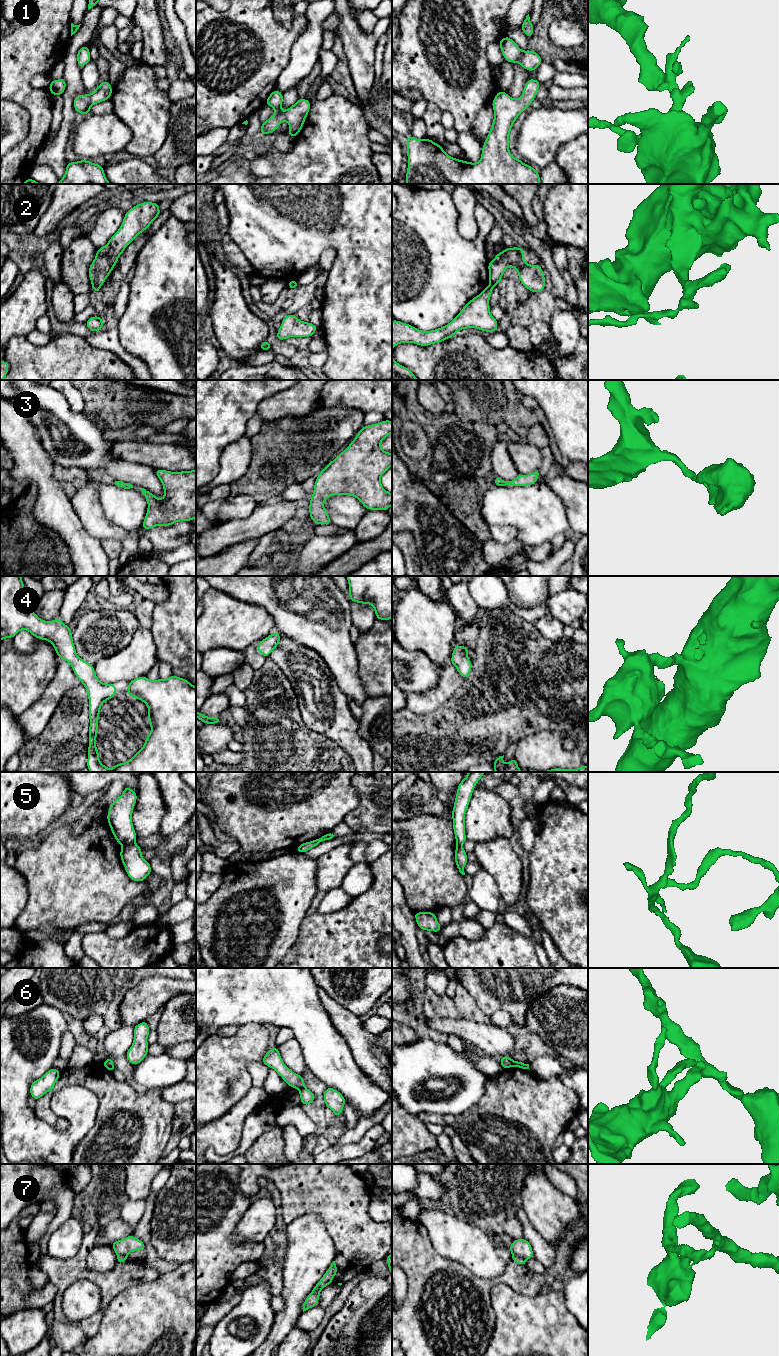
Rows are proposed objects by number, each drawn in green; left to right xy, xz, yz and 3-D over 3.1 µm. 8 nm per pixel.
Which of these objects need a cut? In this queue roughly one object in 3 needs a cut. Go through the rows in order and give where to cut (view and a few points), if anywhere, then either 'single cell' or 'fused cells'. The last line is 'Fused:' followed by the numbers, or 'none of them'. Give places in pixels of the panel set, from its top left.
1: no cut; single cell
2: cut in yz along (490, 283), (494, 285); fused cells
3: no cut; single cell
4: no cut; single cell
5: cut in xy along (133, 842), (123, 846); fused cells
6: cut in xz along (304, 1087), (299, 1089); fused cells
7: cut in yz along (512, 1253), (525, 1260); fused cells
Fused: 2, 5, 6, 7

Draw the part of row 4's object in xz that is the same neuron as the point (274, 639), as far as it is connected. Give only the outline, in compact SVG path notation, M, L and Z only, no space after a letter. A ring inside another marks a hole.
M273 632L271 635L267 636L259 642L257 645L257 651L265 656L269 657L270 653L278 646L280 643L281 635L278 632Z

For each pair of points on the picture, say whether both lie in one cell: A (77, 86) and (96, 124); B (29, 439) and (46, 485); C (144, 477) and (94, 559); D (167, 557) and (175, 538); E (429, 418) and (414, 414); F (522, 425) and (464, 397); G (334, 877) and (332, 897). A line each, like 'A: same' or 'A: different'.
A: different
B: same
C: different
D: different
E: same
F: same
G: different

